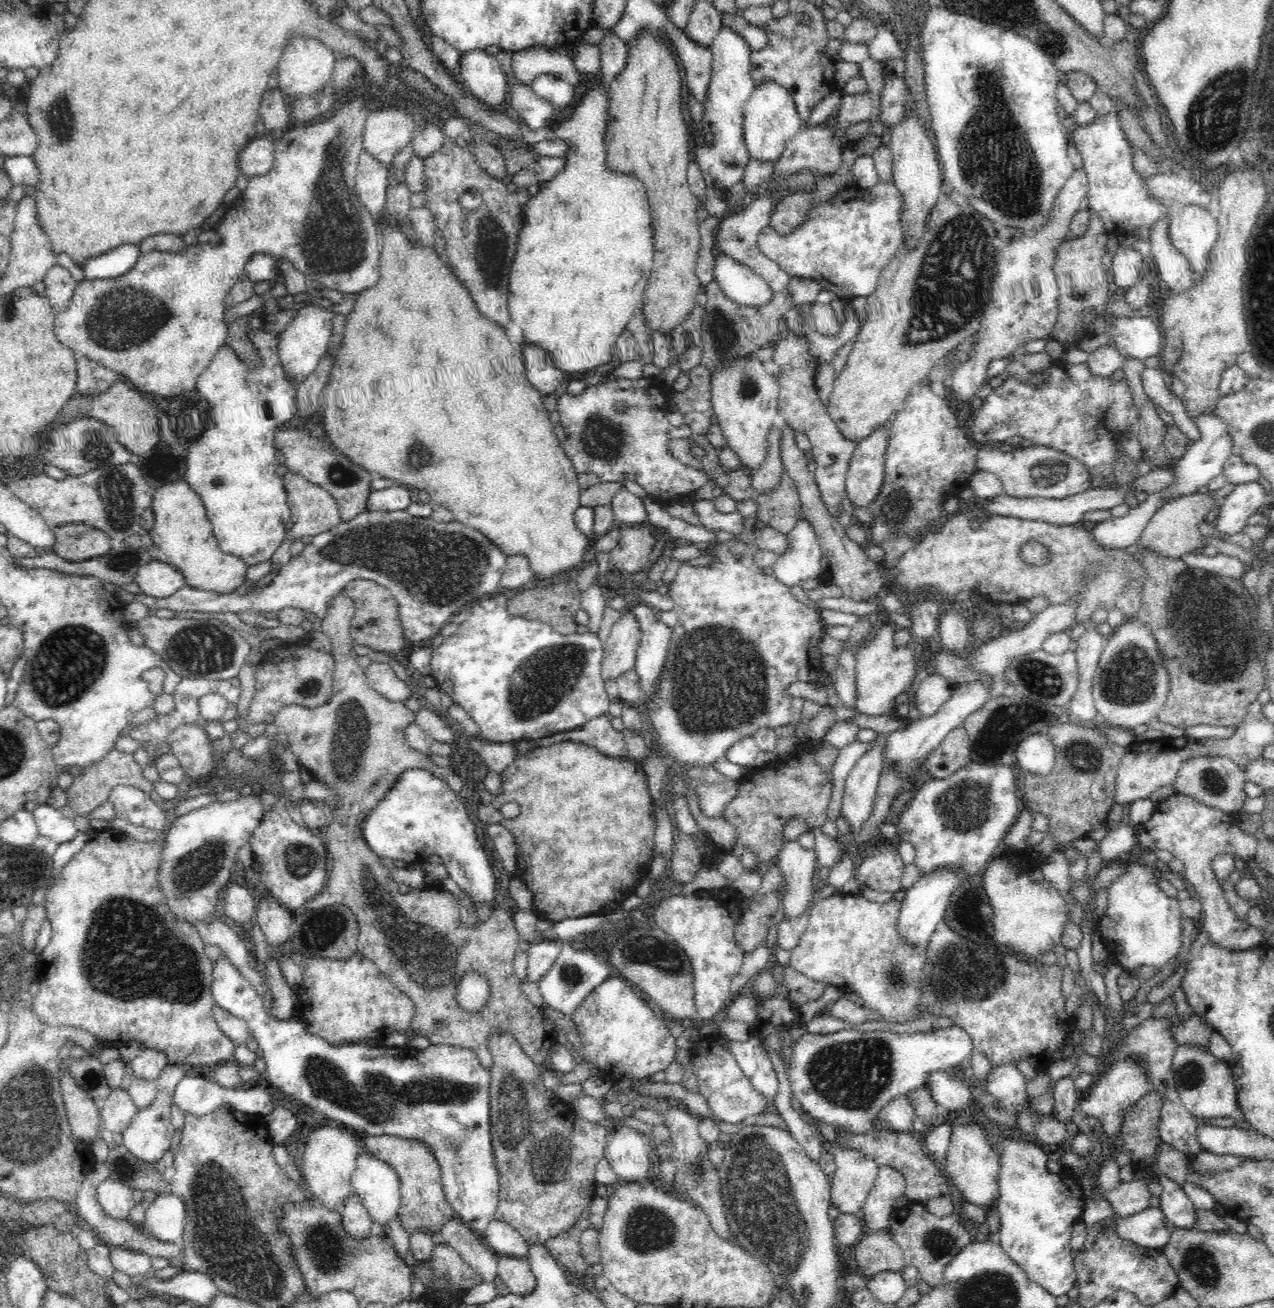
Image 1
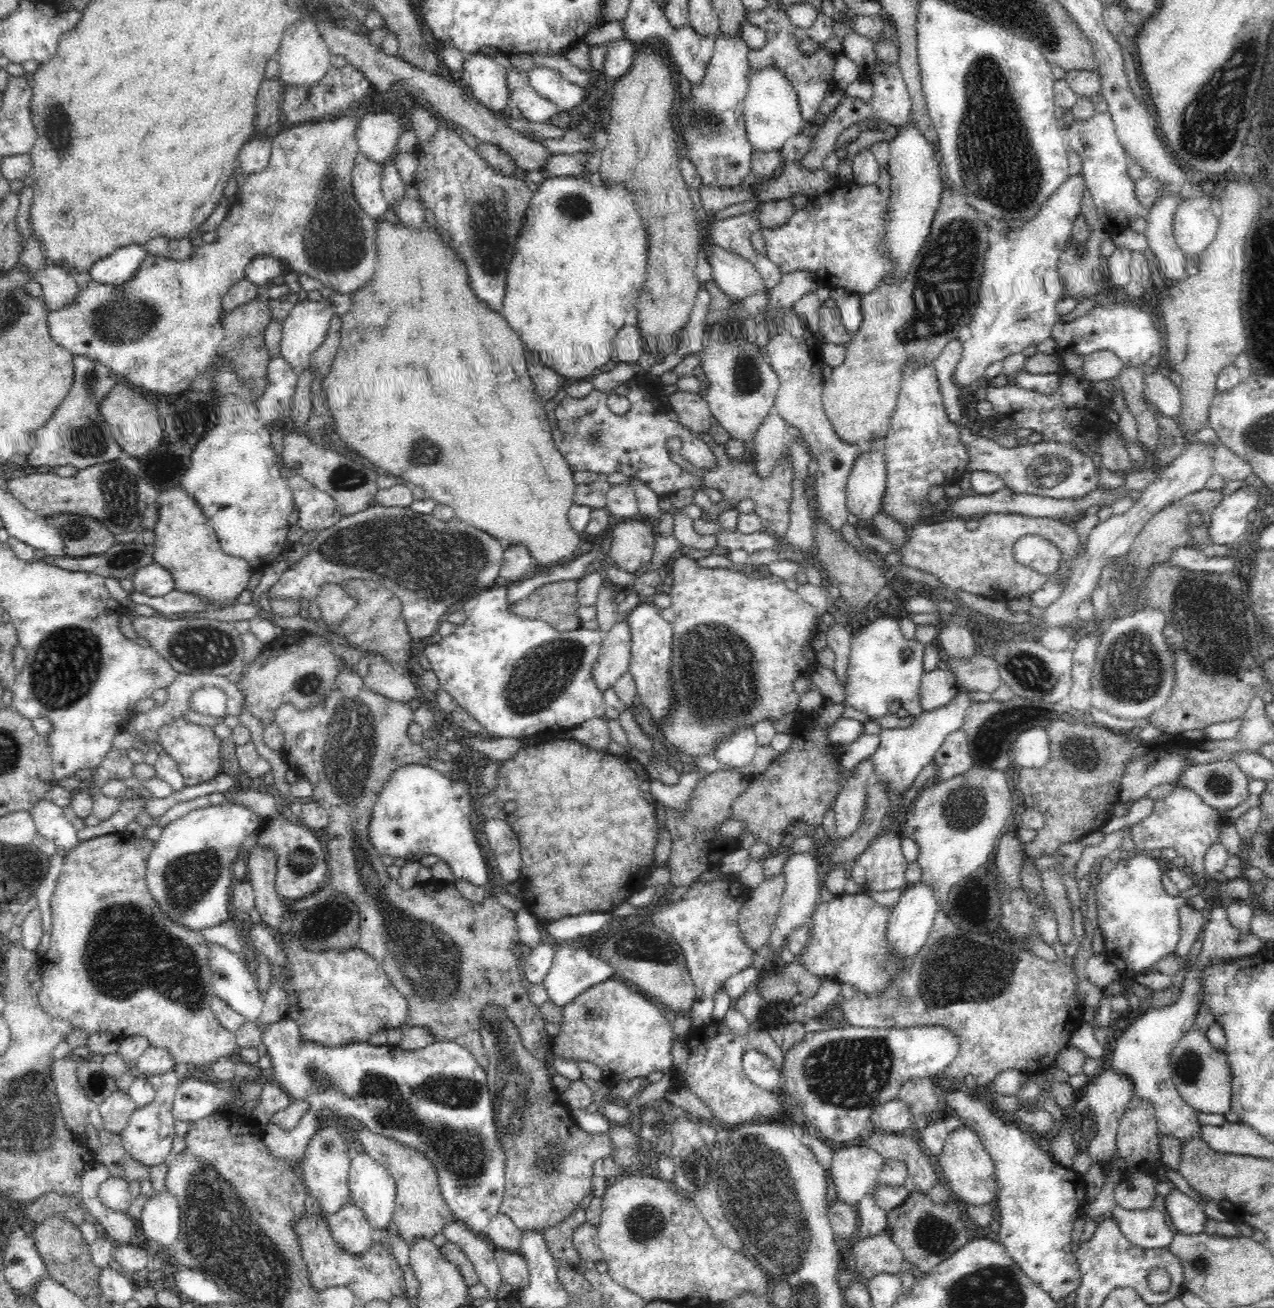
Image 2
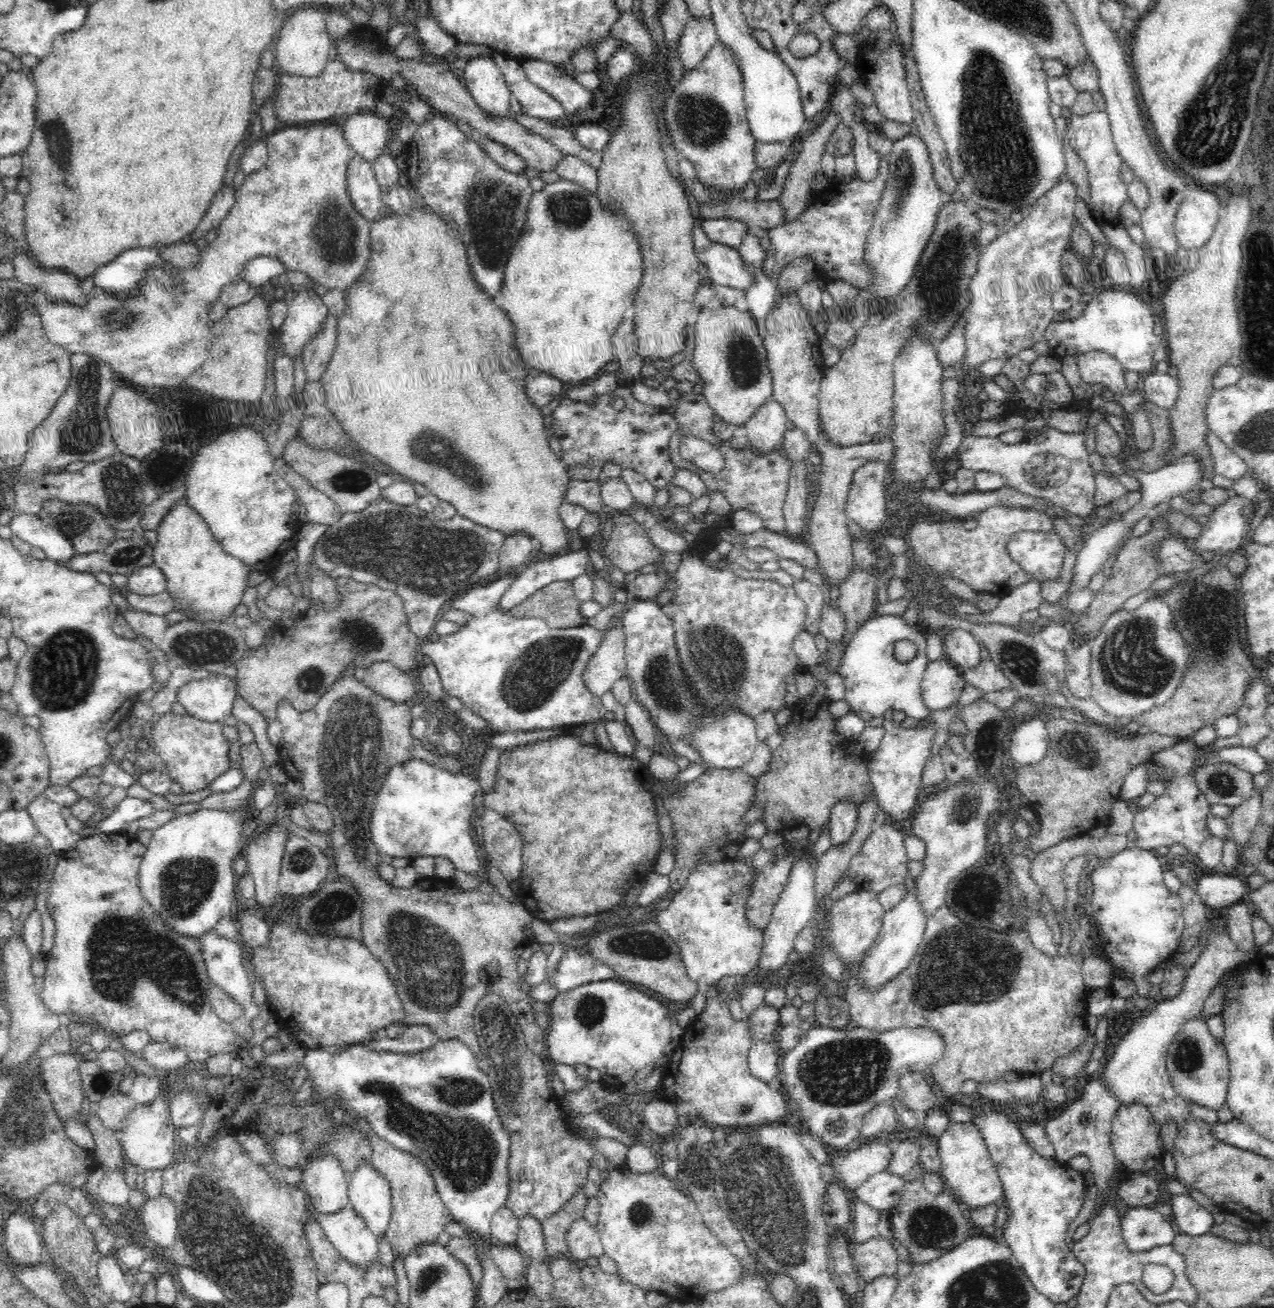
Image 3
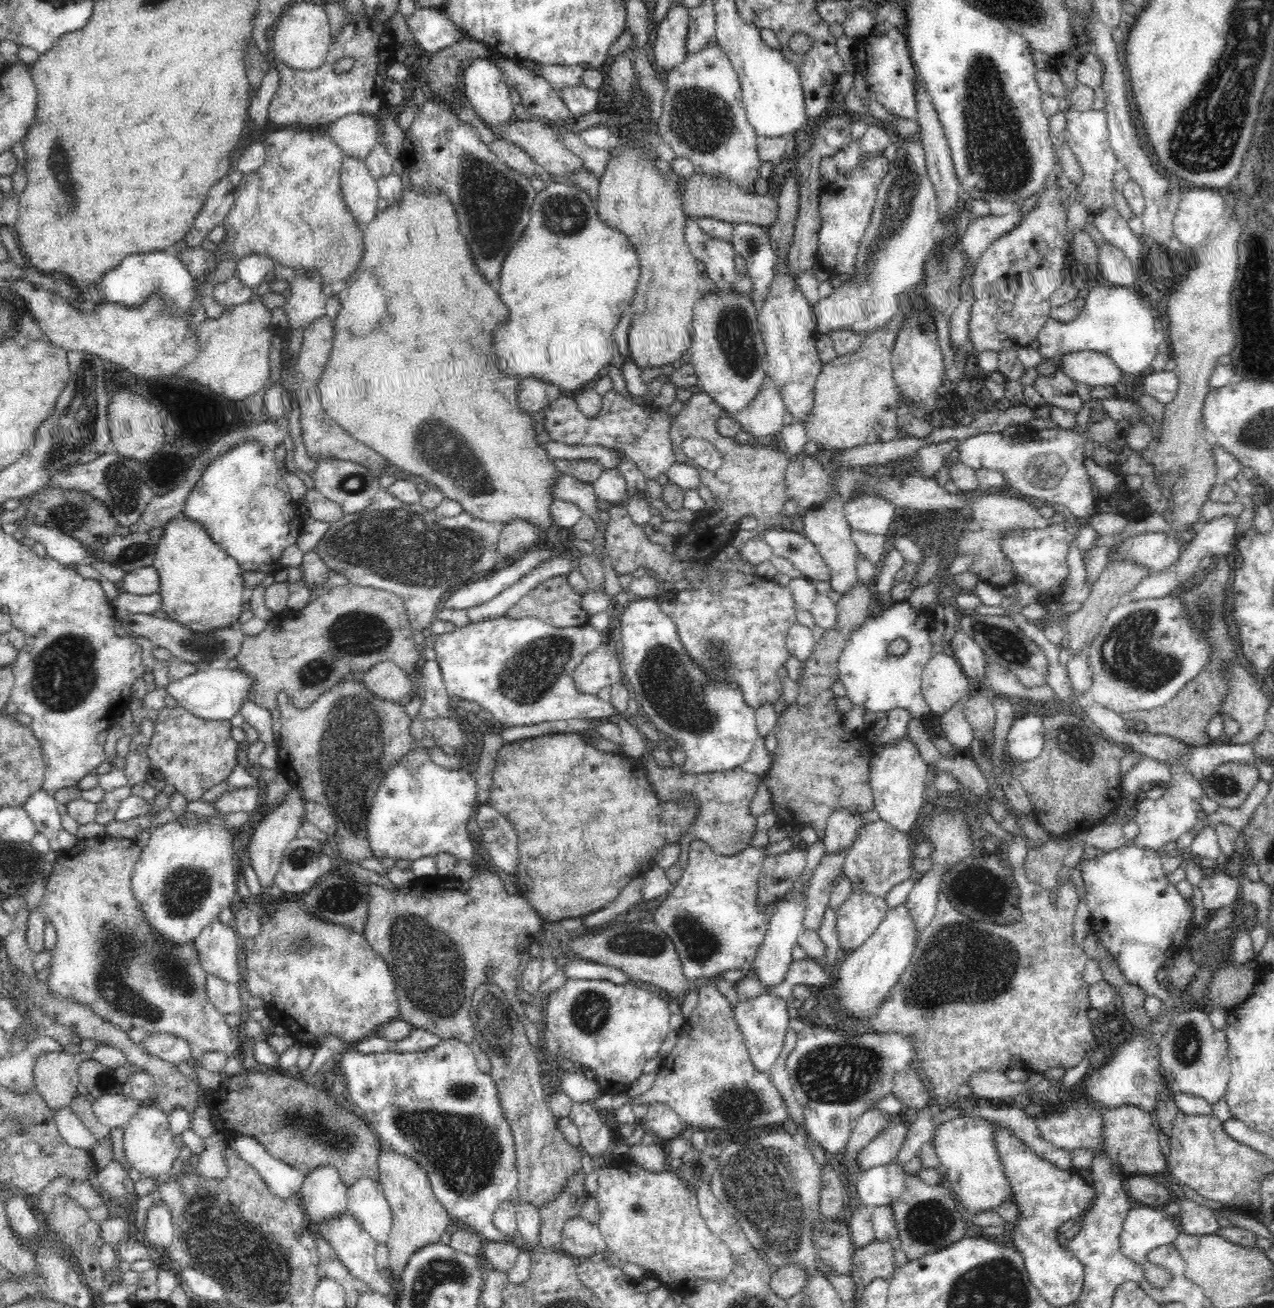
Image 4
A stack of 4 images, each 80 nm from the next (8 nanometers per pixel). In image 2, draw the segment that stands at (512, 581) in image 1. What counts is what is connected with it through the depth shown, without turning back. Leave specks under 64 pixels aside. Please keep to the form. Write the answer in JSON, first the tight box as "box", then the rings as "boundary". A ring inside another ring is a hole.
{"box":[496,544,536,585],"boundary":[[[523,544],[508,545],[504,550],[496,582],[508,585],[512,584],[512,582],[520,582],[520,580],[524,580],[536,568],[536,564],[527,546]]]}

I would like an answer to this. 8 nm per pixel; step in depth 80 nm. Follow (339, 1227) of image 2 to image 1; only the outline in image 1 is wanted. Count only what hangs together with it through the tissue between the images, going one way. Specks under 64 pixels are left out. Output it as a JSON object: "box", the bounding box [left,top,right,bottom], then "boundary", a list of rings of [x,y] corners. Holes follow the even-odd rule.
{"box":[340,1193,374,1240],"boundary":[[[356,1193],[348,1195],[340,1212],[345,1232],[349,1236],[352,1236],[355,1240],[362,1240],[362,1238],[370,1236],[374,1223]]]}

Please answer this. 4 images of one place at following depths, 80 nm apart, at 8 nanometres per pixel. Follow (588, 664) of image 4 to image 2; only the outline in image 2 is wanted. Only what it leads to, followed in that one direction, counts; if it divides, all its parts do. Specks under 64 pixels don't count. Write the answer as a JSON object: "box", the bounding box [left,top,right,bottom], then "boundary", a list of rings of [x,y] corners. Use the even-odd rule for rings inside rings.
{"box":[592,617,631,692],"boundary":[[[624,617],[616,621],[611,629],[604,633],[600,656],[592,670],[592,677],[600,691],[604,692],[625,672],[629,672],[631,636],[628,621]]]}

